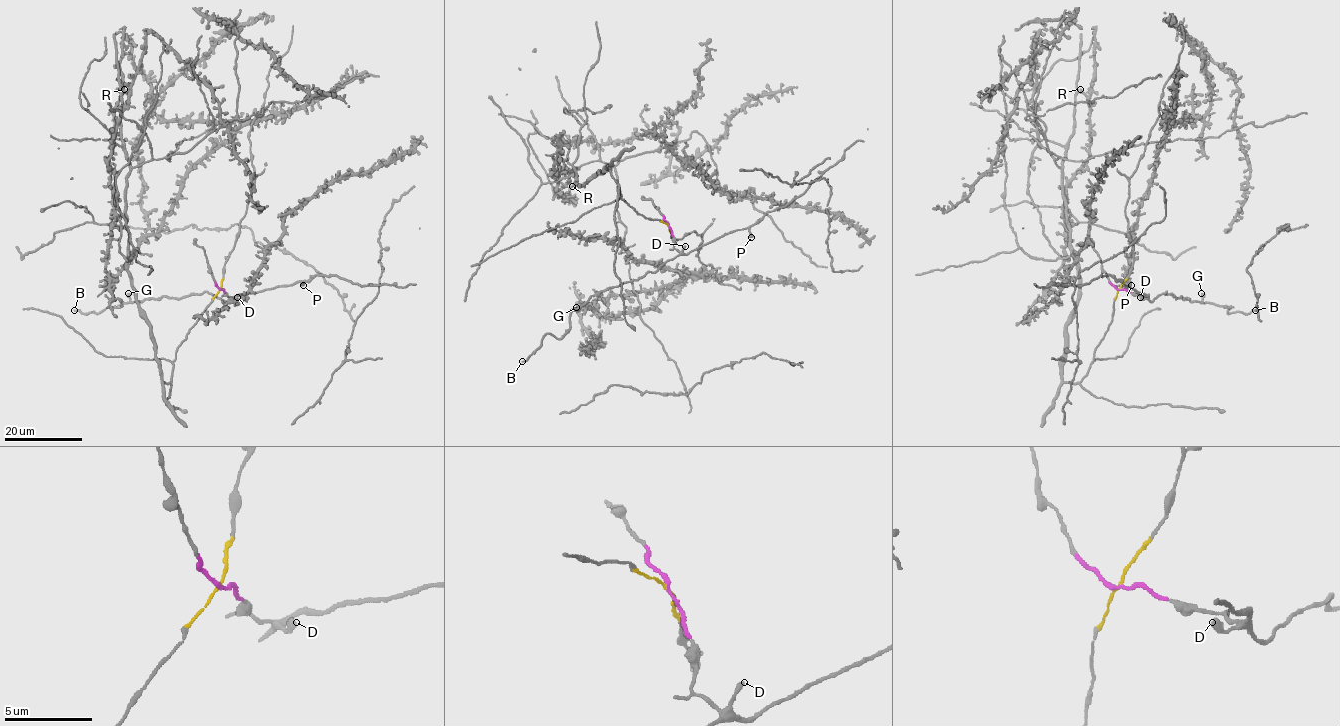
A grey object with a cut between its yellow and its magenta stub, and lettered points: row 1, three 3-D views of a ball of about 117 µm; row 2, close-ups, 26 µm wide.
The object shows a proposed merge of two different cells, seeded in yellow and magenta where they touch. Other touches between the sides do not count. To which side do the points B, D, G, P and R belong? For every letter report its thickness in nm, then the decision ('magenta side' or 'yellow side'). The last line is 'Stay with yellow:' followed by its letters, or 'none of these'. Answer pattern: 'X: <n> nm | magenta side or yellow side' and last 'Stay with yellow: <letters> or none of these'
B: 180 nm | magenta side
D: 360 nm | magenta side
G: 550 nm | magenta side
P: 440 nm | magenta side
R: 320 nm | yellow side
Stay with yellow: R

